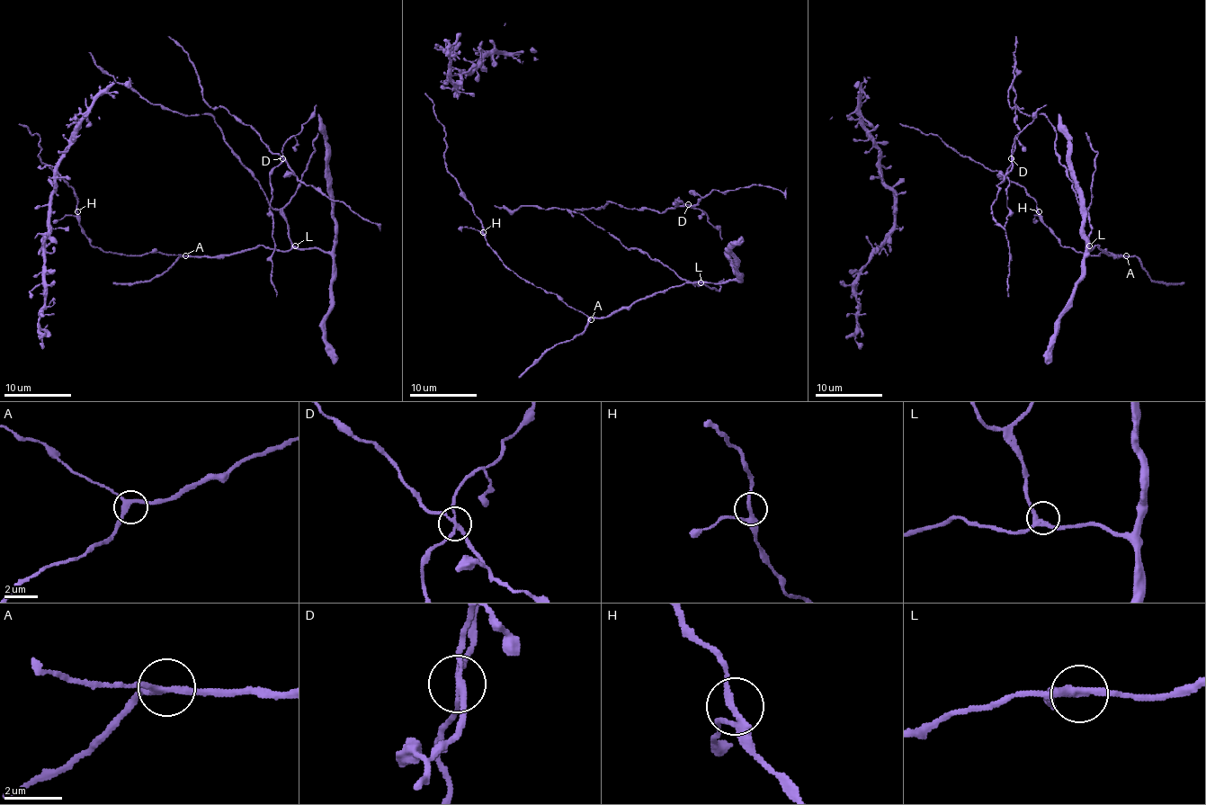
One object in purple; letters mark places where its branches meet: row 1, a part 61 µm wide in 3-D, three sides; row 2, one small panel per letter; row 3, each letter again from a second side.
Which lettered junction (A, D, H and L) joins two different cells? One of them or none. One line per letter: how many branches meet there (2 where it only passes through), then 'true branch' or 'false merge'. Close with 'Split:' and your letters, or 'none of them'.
A: 3 | true branch
D: 4 | false merge
H: 3 | true branch
L: 3 | true branch
Split: D

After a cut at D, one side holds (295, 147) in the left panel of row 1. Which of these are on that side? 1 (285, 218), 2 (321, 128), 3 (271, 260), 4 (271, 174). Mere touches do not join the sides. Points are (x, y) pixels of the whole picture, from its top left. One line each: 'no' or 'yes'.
1: no
2: no
3: yes
4: yes

